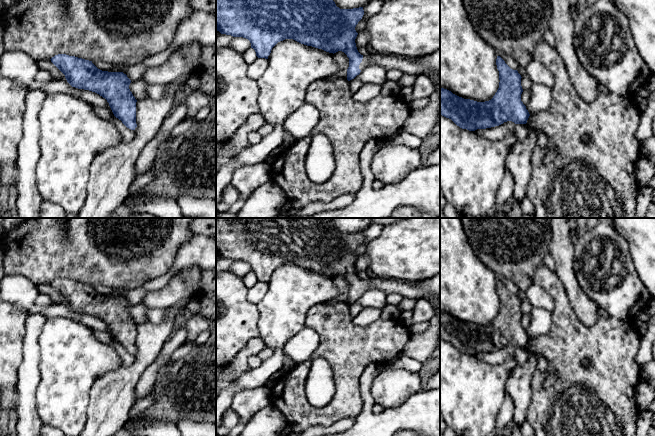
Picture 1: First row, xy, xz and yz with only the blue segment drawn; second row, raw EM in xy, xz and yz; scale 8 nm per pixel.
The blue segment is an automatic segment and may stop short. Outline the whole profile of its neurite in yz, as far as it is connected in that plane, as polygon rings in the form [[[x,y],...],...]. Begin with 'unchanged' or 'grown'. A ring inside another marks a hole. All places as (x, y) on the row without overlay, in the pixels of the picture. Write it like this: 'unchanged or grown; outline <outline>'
unchanged; outline [[[497,280],[499,312],[493,322],[485,326],[464,323],[440,312],[440,339],[469,355],[499,350],[507,345],[526,348],[530,340],[521,325],[521,299]]]

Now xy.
unchanged; outline [[[66,278],[55,279],[50,284],[72,311],[89,314],[105,322],[114,340],[127,352],[135,354],[137,324],[129,313],[131,304],[126,298],[102,295],[92,285]]]

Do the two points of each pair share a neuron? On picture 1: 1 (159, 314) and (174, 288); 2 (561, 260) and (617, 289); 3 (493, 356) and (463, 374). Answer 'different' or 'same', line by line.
1: different
2: different
3: different

